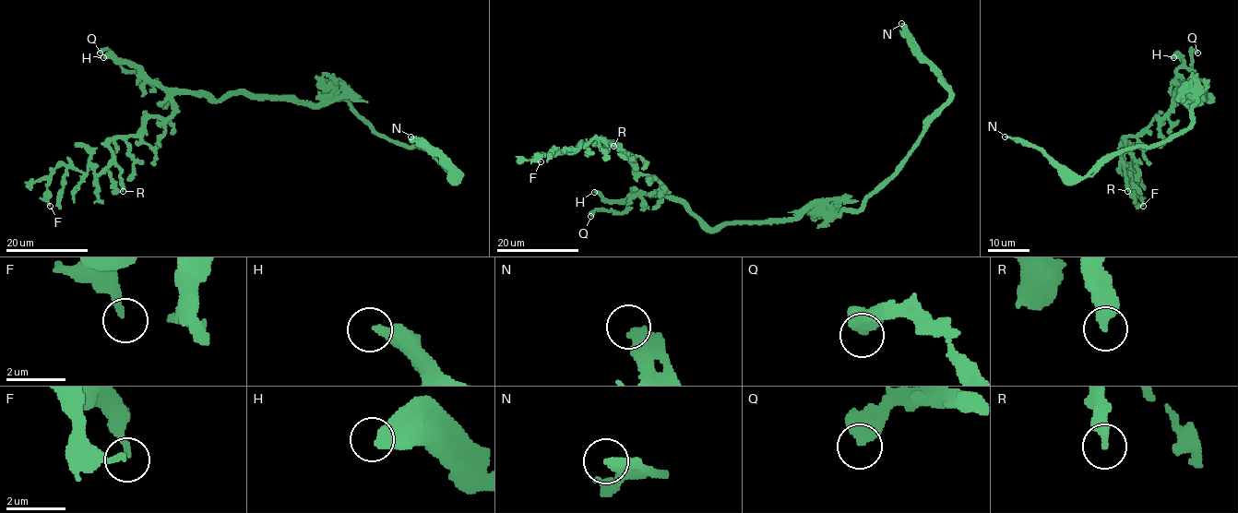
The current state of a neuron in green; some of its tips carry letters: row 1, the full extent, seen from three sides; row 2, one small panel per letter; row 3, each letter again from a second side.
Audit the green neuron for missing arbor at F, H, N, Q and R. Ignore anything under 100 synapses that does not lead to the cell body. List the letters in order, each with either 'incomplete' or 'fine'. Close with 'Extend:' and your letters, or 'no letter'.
F: fine
H: incomplete
N: incomplete
Q: fine
R: fine
Extend: H, N

